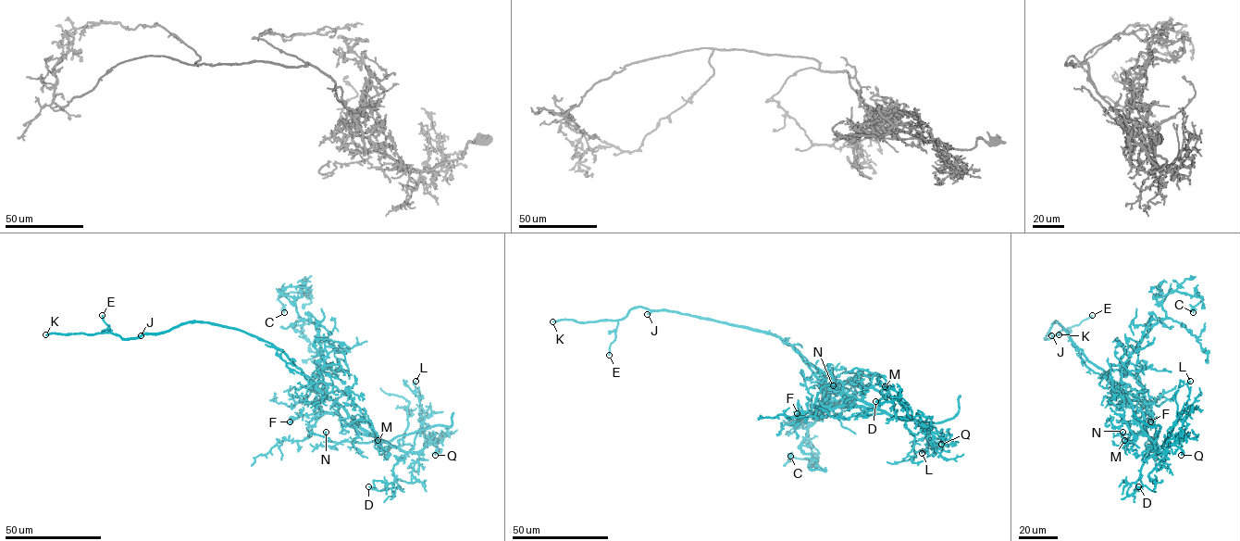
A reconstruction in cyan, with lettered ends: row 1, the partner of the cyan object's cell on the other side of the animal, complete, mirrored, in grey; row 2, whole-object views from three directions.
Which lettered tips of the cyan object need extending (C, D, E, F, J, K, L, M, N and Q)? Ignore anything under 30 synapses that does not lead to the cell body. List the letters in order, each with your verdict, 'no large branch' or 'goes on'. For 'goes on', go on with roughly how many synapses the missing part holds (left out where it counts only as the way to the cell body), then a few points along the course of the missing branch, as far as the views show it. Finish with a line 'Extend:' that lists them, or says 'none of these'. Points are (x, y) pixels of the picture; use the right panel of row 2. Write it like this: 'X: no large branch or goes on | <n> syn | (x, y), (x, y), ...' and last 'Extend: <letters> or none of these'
C: no large branch
D: no large branch
E: goes on | 140 syn | (1092, 315), (1108, 305), (1121, 301), (1133, 291), (1162, 296), (1166, 293), (1166, 288), (1159, 289), (1149, 305)
F: no large branch
J: goes on | 180 syn | (1051, 335), (1086, 332), (1127, 285), (1146, 295), (1172, 290), (1197, 275), (1184, 275), (1189, 286), (1184, 291)
K: goes on | 600 syn | (1059, 334), (1097, 373), (1123, 391), (1134, 377), (1145, 340), (1168, 325), (1169, 320), (1189, 301), (1185, 321)
L: no large branch
M: no large branch
N: no large branch
Q: no large branch
Extend: E, J, K

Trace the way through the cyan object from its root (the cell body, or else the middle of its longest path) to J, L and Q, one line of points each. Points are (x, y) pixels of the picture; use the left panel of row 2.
J: (290, 359), (272, 345), (254, 336), (207, 322), (189, 321), (165, 332), (143, 333), (141, 335)
L: (290, 359), (362, 428), (411, 452), (420, 450), (426, 440), (415, 381)
Q: (290, 359), (312, 383), (338, 402), (362, 428), (406, 451), (419, 452), (433, 444), (438, 448), (435, 455)

